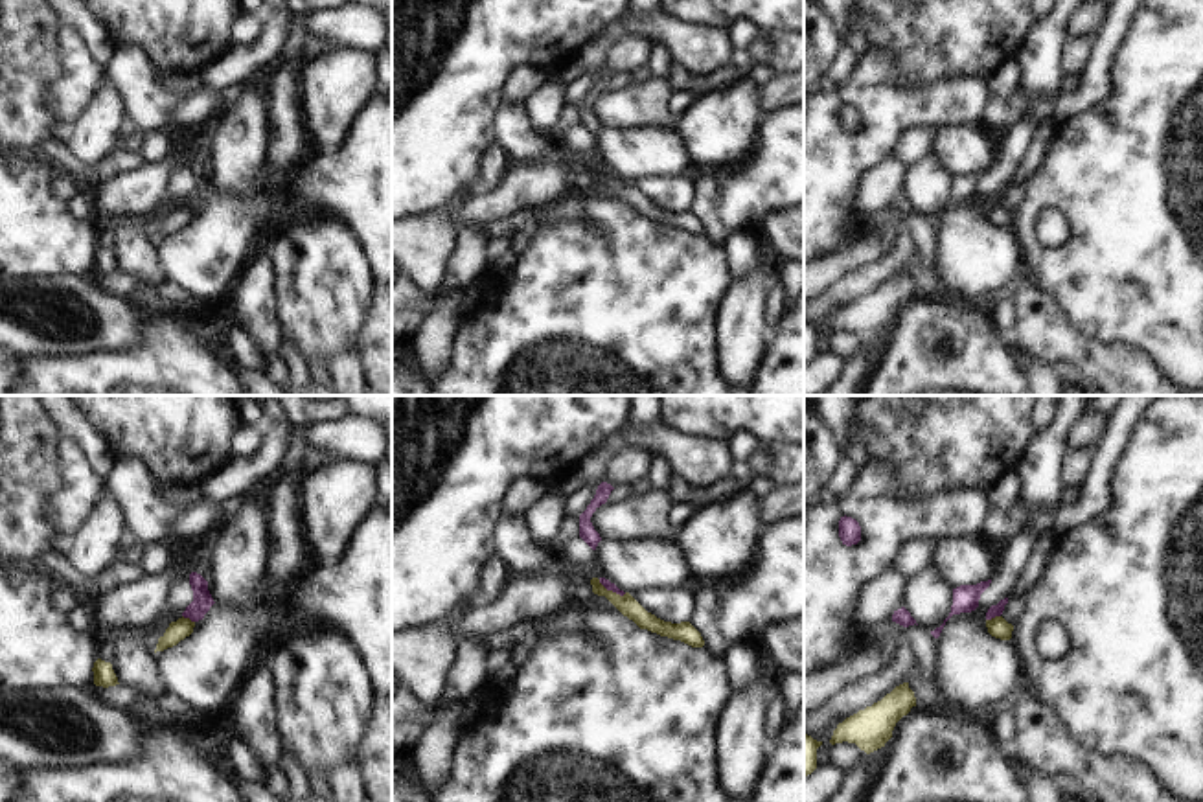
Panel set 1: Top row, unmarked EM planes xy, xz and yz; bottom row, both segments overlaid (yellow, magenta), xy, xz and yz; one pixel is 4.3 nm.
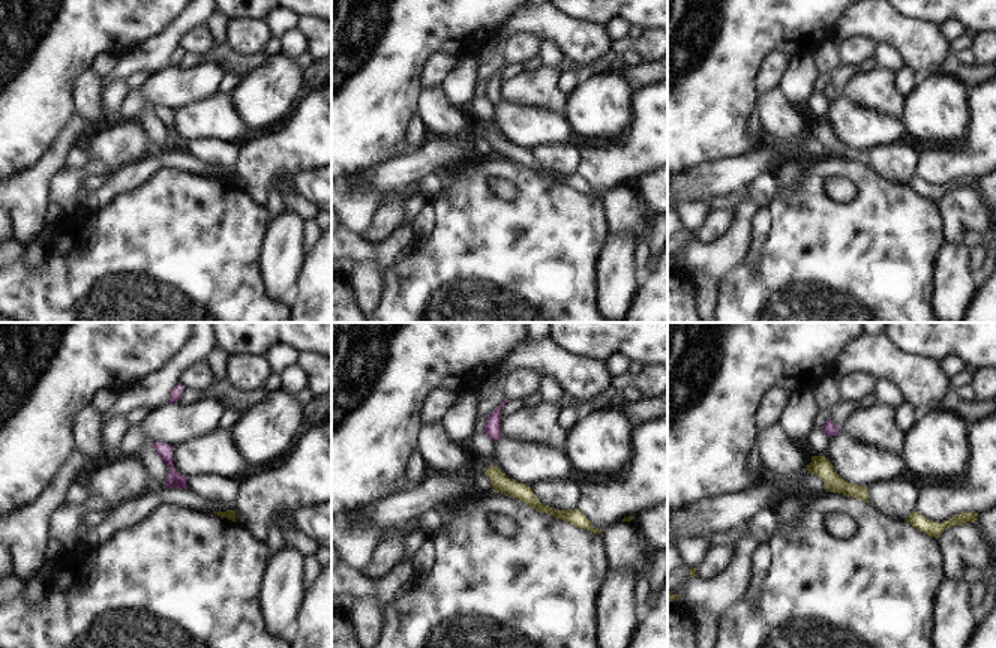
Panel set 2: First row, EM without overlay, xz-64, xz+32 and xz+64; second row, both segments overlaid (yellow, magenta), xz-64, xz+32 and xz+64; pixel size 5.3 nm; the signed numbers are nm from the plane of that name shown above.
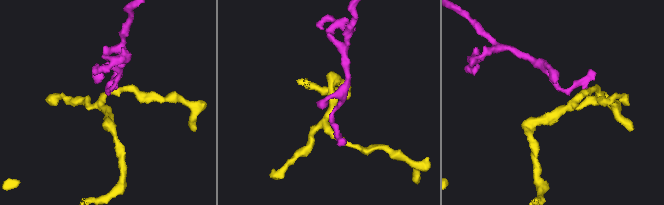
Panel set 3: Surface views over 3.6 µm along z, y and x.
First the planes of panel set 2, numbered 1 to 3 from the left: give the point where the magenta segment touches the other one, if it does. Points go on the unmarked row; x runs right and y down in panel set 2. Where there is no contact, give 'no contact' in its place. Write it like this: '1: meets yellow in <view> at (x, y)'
1: no contact
2: no contact
3: no contact

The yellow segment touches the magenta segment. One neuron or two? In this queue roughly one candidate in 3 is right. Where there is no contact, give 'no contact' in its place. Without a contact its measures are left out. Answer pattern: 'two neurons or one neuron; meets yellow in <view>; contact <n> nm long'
two neurons; meets yellow in yz; contact 70 nm long

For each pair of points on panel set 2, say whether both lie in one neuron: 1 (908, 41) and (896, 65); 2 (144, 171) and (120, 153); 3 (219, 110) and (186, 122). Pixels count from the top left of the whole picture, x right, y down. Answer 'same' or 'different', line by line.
1: different
2: different
3: same

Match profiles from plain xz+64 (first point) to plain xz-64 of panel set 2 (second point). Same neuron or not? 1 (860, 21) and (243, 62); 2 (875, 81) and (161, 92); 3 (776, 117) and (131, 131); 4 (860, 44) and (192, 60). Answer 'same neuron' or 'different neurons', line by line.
1: different neurons
2: same neuron
3: different neurons
4: different neurons

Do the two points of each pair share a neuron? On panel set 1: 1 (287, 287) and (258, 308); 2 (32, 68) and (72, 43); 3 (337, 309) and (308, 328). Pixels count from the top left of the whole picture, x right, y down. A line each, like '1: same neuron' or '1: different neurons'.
1: different neurons
2: different neurons
3: same neuron

